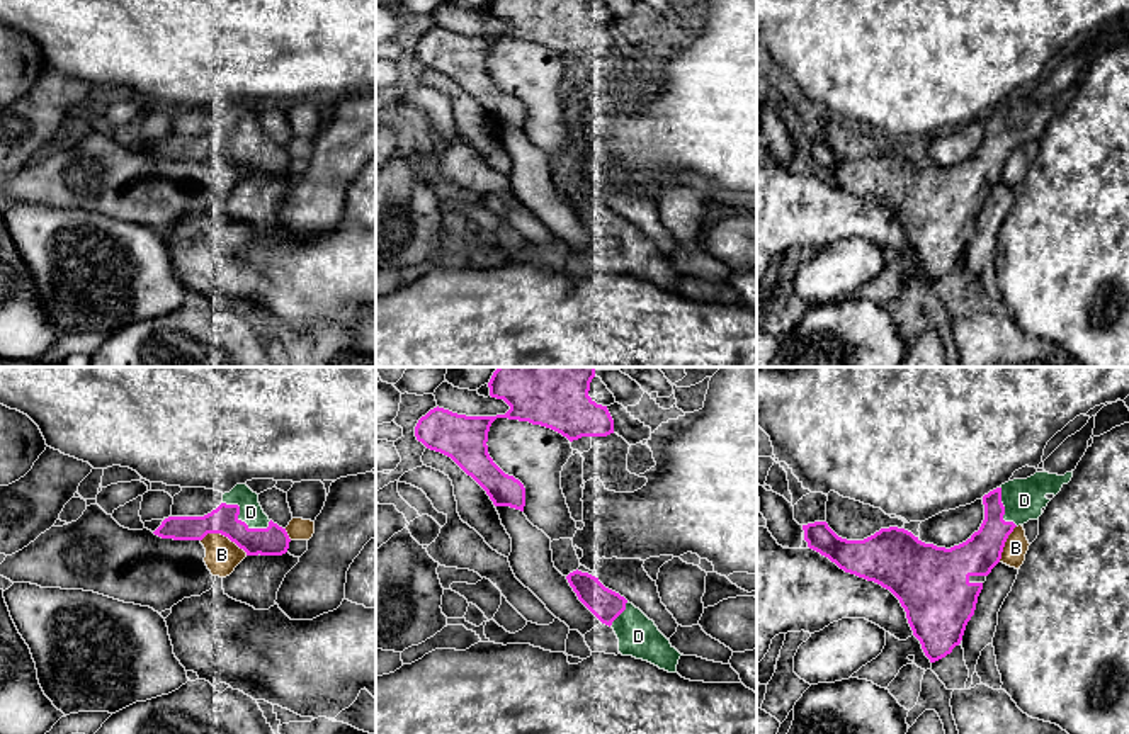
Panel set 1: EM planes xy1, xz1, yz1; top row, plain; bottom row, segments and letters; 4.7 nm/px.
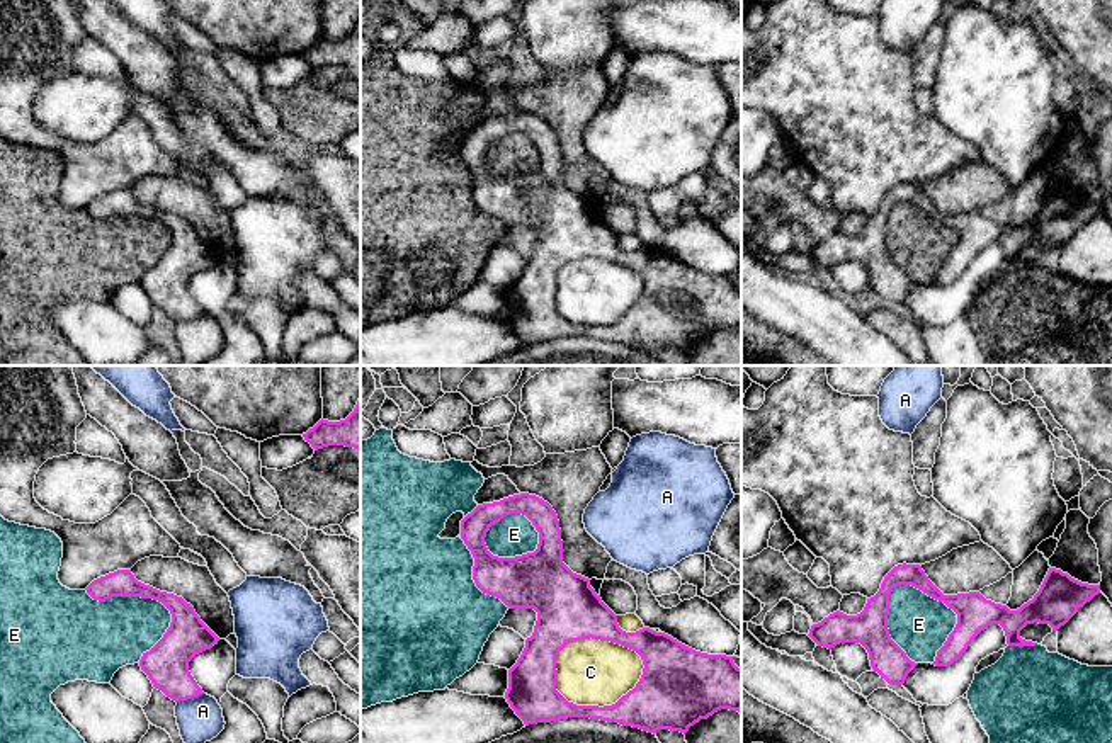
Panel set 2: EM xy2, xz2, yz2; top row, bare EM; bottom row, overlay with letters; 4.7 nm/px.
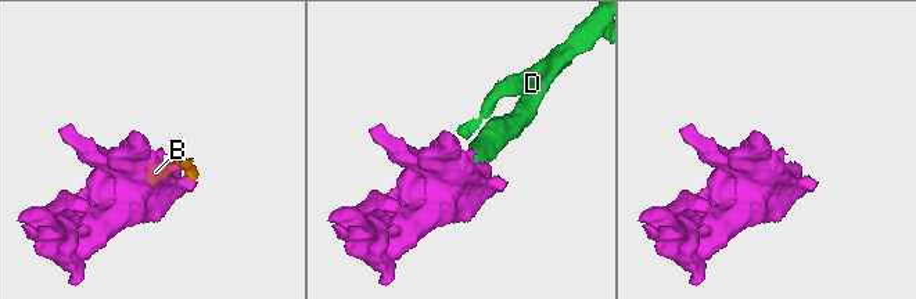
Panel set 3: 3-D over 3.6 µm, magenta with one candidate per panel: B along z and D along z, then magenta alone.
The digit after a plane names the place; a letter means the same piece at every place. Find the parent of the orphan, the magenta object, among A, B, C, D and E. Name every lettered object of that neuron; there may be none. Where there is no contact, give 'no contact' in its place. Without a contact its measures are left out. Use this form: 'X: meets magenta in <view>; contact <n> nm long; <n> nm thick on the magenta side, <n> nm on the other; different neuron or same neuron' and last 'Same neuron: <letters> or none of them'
A: meets magenta in xy2; contact 140 nm long; 200 nm thick on the magenta side, 220 nm on the other; different neuron
B: meets magenta in xy1; contact 240 nm long; 140 nm thick on the magenta side, 160 nm on the other; different neuron
C: meets magenta in xz2; contact 440 nm long; 260 nm thick on the magenta side, 320 nm on the other; different neuron
D: meets magenta in xy1; contact 260 nm long; 140 nm thick on the magenta side, 110 nm on the other; same neuron
E: meets magenta in yz2; contact 420 nm long; 170 nm thick on the magenta side, 280 nm on the other; different neuron
Same neuron: D

